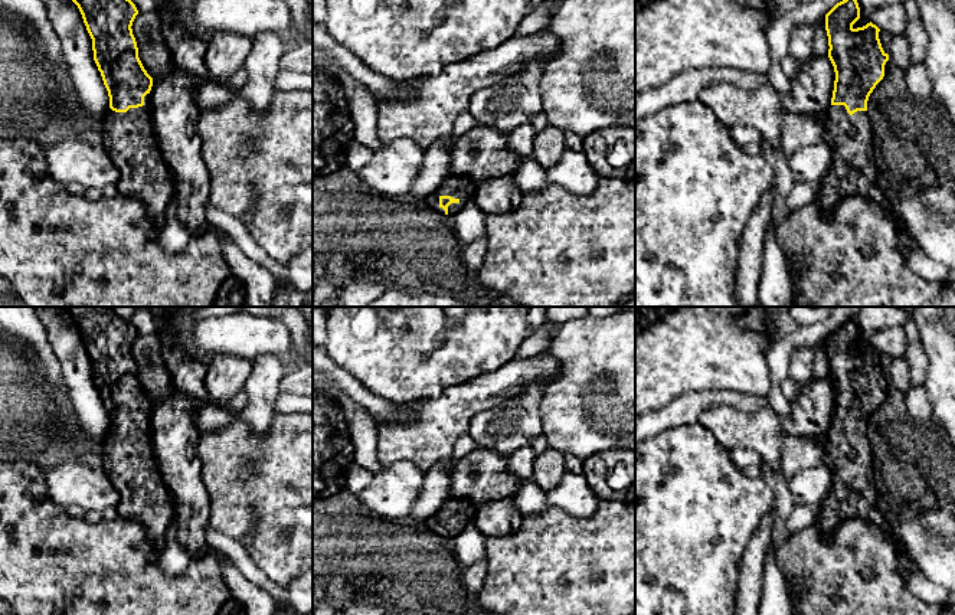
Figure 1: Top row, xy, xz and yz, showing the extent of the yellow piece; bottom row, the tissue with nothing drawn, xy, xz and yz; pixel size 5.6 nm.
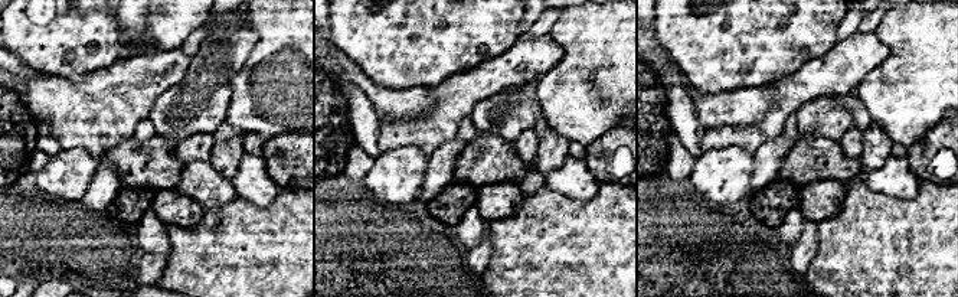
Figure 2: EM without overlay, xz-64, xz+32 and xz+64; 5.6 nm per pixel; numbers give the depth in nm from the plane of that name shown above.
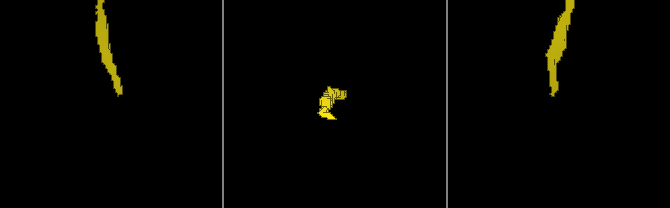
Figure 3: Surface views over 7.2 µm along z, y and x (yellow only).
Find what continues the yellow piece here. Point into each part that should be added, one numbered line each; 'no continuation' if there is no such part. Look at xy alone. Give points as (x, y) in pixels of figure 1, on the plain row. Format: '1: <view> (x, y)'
1: xy (128, 460)

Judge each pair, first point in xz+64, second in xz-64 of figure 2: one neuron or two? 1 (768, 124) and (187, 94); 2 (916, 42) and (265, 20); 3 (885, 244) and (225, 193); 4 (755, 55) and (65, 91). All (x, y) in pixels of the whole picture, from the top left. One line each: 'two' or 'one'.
1: two
2: one
3: two
4: two

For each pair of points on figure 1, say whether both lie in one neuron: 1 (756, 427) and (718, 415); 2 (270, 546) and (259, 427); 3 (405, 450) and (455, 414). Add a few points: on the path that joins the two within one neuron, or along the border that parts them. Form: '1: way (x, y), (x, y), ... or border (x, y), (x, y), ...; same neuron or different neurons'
1: way (746, 427), (728, 425); same neuron
2: border (277, 414), (270, 431), (261, 438), (236, 416); different neurons
3: way (418, 441), (422, 441), (442, 421); same neuron

